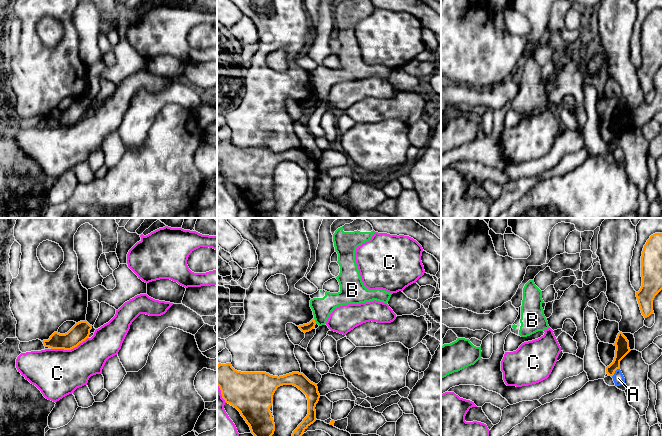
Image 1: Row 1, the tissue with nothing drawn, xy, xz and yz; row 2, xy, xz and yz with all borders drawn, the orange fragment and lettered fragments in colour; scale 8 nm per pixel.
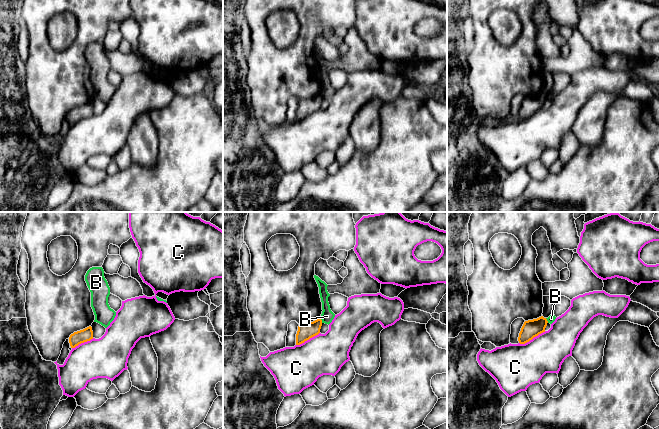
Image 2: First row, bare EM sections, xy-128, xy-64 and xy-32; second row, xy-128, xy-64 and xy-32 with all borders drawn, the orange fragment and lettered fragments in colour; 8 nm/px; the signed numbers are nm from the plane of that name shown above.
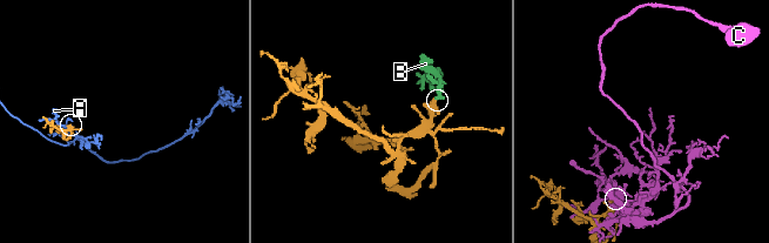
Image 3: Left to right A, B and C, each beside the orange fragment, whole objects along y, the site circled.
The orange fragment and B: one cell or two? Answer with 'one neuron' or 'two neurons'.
two neurons

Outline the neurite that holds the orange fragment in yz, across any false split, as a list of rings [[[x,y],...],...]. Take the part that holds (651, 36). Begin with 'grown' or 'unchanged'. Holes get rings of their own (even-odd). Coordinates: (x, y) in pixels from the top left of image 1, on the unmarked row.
unchanged; [[[662,9],[650,12],[641,32],[642,62],[636,68],[637,77],[644,94],[654,89],[653,76],[662,66]]]

